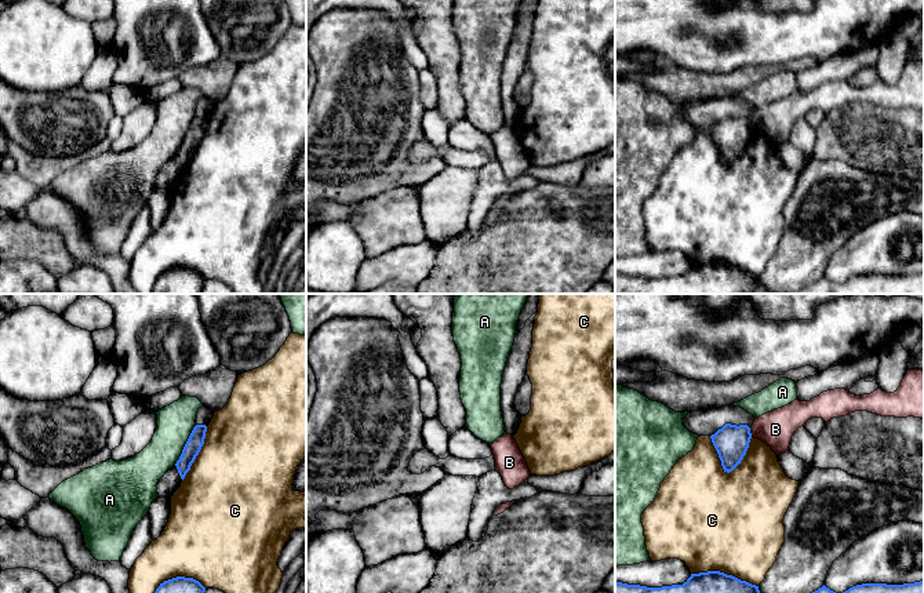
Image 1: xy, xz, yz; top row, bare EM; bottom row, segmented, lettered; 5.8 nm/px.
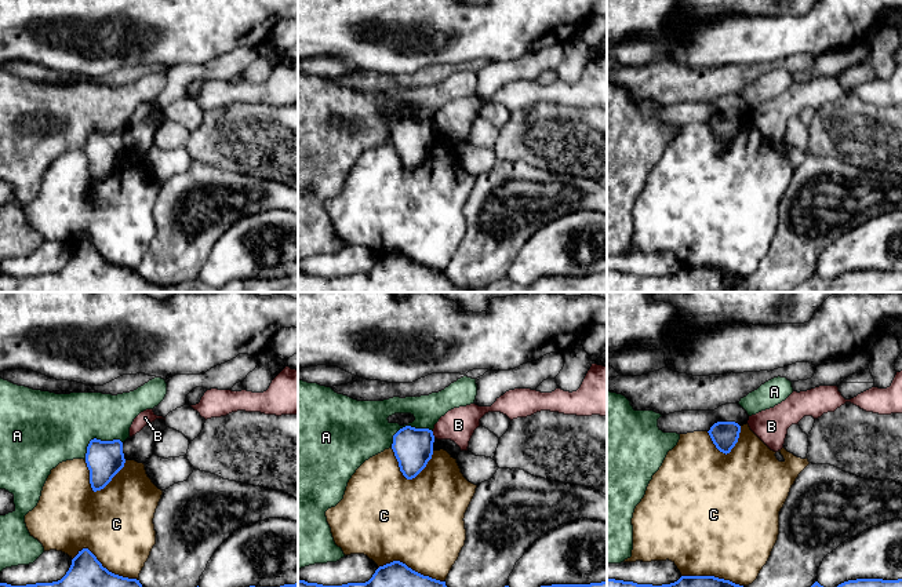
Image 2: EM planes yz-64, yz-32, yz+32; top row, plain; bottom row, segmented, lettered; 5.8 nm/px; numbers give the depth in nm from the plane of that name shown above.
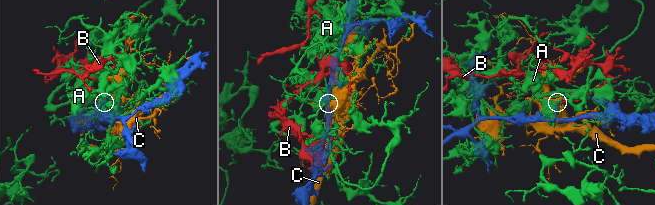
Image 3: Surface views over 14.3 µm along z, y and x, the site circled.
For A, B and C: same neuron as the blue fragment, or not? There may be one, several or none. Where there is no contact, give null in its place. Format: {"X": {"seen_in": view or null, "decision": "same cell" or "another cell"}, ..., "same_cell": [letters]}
{"A": {"seen_in": "xy", "decision": "another cell"}, "B": {"seen_in": "yz", "decision": "another cell"}, "C": {"seen_in": "yz", "decision": "another cell"}, "same_cell": []}

